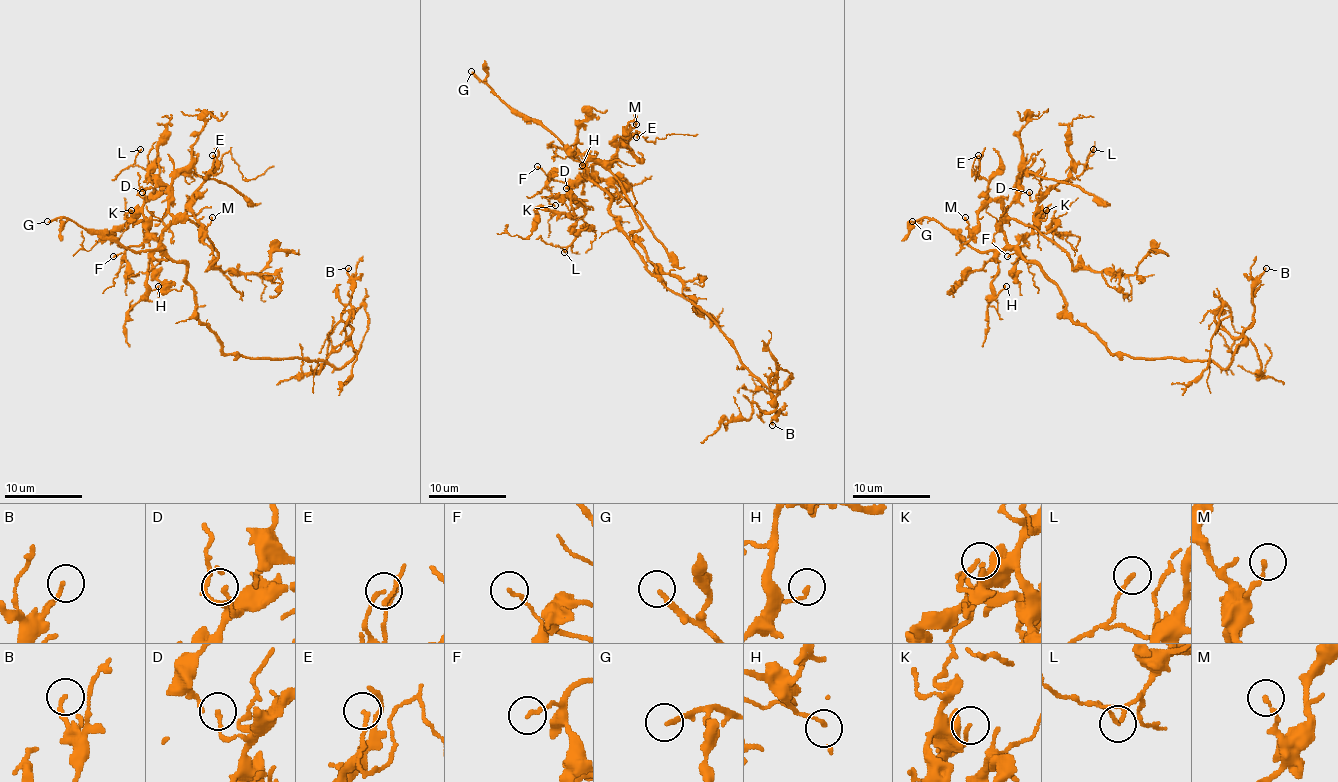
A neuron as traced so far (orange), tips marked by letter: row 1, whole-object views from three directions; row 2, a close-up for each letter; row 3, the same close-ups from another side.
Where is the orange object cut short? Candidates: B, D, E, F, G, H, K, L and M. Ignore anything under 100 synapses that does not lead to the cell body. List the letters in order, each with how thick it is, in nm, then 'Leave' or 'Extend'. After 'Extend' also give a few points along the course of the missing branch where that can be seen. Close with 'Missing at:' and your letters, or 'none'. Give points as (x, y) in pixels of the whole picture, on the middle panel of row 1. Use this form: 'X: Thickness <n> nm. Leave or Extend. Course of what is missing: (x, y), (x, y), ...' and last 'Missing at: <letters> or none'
B: Thickness 150 nm. Leave
D: Thickness 100 nm. Leave
E: Thickness 140 nm. Leave
F: Thickness 140 nm. Leave
G: Thickness 200 nm. Extend
H: Thickness 140 nm. Leave
K: Thickness 100 nm. Leave
L: Thickness 140 nm. Leave
M: Thickness 160 nm. Leave
Missing at: G

